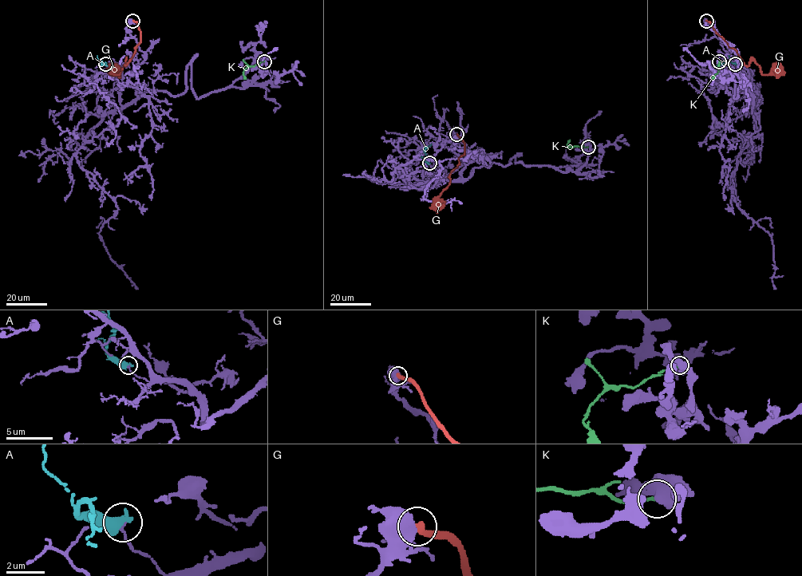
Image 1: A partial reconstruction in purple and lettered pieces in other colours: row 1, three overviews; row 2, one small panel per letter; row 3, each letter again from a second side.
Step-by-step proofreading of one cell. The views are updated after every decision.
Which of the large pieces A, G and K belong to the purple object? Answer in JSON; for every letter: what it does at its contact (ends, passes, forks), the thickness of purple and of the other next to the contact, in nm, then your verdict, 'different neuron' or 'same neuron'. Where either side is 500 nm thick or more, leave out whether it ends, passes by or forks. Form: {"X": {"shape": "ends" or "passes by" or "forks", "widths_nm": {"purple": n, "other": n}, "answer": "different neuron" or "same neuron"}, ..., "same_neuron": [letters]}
{"A": {"widths_nm": {"purple": 130, "other": 600}, "answer": "different neuron"}, "G": {"widths_nm": {"purple": 750, "other": 320}, "answer": "different neuron"}, "K": {"widths_nm": {"purple": 600, "other": 150}, "answer": "different neuron"}, "same_neuron": []}

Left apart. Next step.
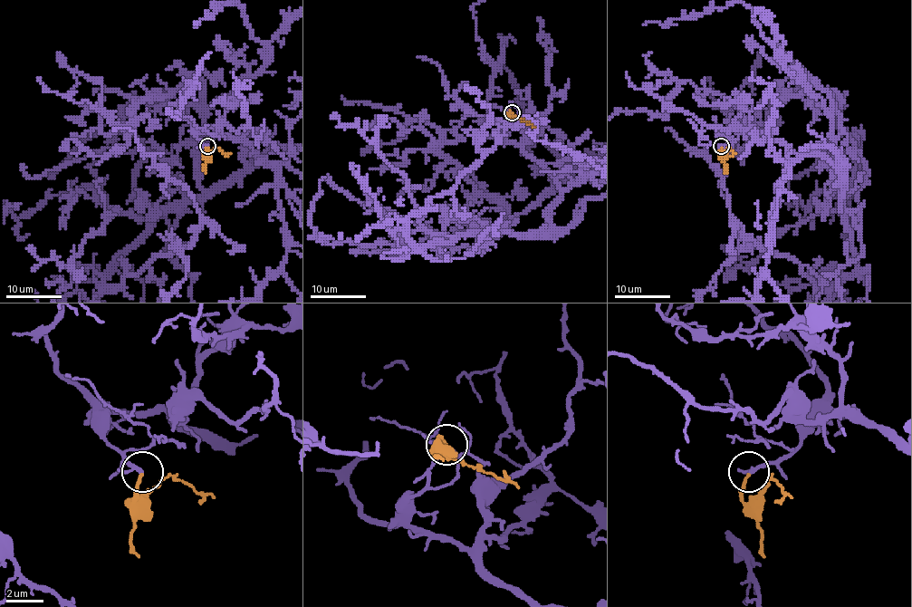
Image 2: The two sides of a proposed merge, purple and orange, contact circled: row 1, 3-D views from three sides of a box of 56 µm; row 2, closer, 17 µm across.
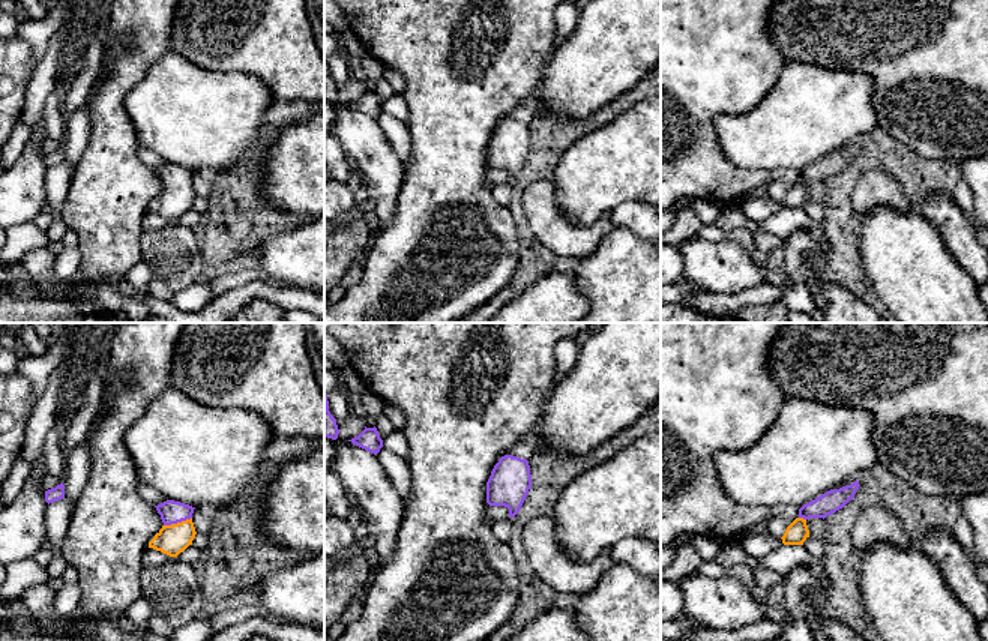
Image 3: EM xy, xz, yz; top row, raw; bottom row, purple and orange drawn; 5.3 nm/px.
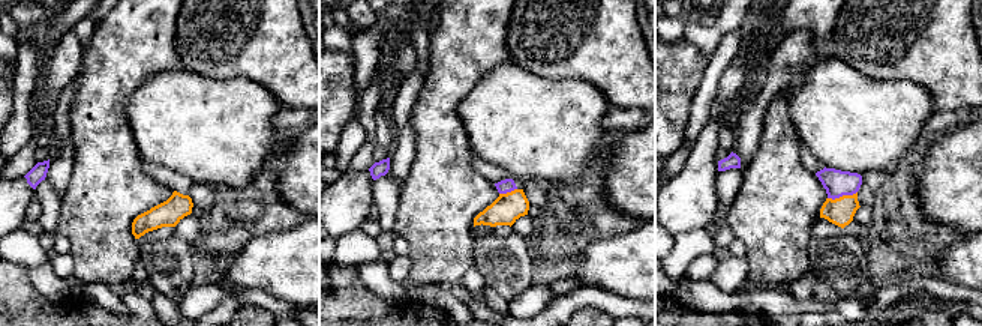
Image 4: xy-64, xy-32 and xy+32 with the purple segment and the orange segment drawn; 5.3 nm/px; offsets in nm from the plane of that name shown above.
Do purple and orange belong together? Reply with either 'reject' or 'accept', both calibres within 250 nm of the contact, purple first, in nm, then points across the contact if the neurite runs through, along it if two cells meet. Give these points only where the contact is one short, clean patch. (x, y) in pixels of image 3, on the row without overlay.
accept | 130/160 nm | across xy (171, 176), (177, 185), (177, 197), (173, 203)

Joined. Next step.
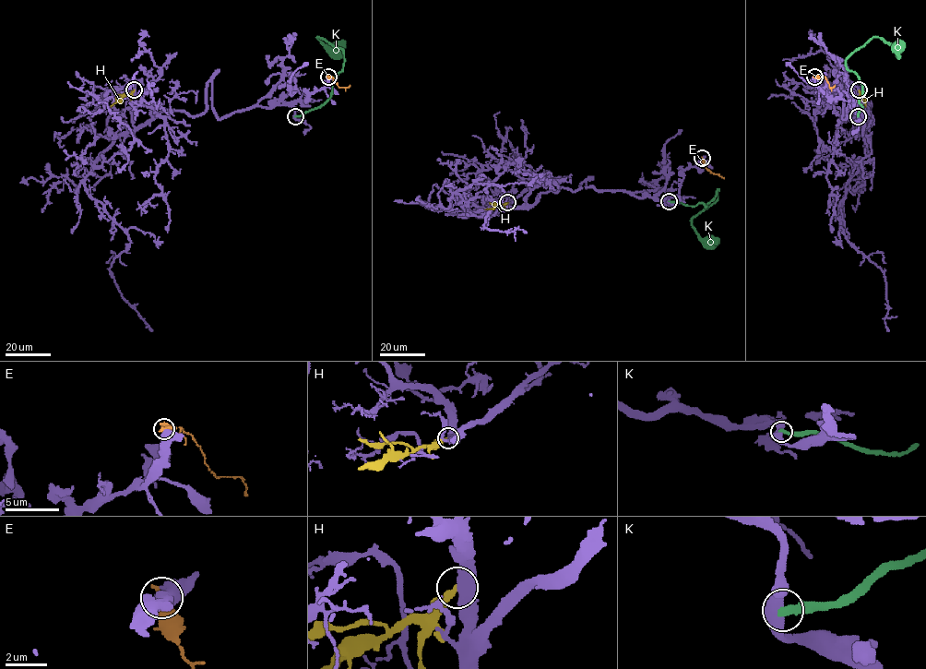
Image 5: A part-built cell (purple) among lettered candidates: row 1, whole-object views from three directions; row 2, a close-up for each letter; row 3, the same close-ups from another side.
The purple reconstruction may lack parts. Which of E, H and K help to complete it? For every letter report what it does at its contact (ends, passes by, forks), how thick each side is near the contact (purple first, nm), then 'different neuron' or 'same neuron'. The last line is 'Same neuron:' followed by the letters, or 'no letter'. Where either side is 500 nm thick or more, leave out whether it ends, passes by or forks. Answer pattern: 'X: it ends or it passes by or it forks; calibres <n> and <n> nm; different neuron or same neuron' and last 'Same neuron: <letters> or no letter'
E: calibres 650 and 440 nm; different neuron
H: it ends; calibres 480 and 320 nm; different neuron
K: calibres 500 and 320 nm; different neuron
Same neuron: no letter

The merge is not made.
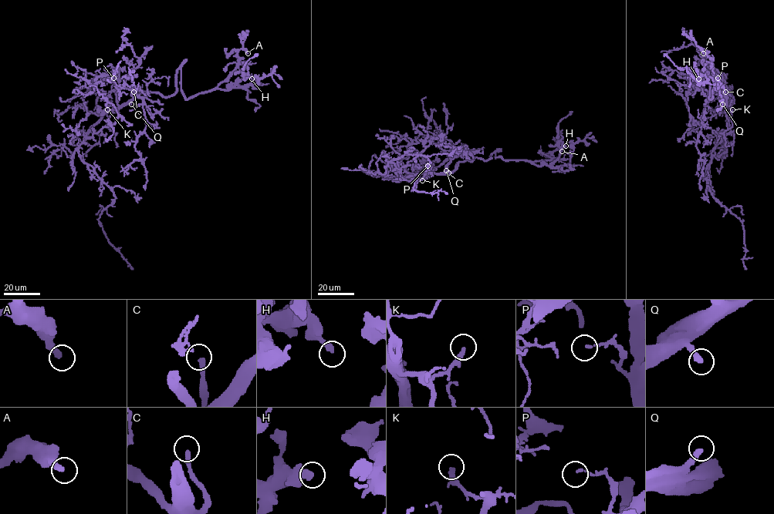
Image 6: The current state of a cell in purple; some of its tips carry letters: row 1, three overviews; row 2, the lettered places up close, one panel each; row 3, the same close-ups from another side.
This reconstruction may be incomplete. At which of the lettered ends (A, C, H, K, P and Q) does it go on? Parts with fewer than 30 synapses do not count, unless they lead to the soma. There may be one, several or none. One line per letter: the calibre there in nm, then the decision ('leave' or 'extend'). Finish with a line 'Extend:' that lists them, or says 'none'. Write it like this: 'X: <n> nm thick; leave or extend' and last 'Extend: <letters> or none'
A: 280 nm thick; leave
C: 280 nm thick; extend
H: 320 nm thick; leave
K: 320 nm thick; leave
P: 120 nm thick; leave
Q: 320 nm thick; extend
Extend: C, Q

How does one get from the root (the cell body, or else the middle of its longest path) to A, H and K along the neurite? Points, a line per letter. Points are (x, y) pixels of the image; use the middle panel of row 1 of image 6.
A: (444, 173), (460, 162), (488, 160), (494, 152), (504, 159), (541, 161), (562, 151)
H: (444, 173), (451, 173), (460, 162), (488, 160), (494, 152), (504, 159), (551, 165), (566, 146)
K: (444, 173), (425, 173), (422, 180)

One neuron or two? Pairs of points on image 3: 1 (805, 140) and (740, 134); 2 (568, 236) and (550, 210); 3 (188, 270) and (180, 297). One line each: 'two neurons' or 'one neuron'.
1: one neuron
2: one neuron
3: two neurons

